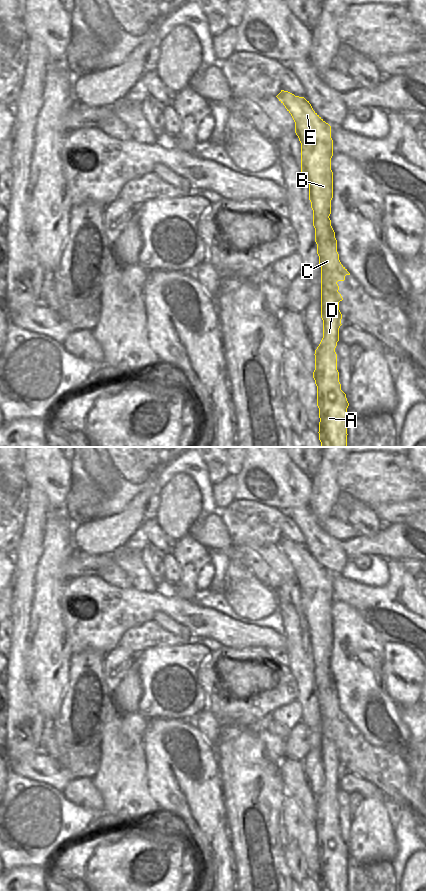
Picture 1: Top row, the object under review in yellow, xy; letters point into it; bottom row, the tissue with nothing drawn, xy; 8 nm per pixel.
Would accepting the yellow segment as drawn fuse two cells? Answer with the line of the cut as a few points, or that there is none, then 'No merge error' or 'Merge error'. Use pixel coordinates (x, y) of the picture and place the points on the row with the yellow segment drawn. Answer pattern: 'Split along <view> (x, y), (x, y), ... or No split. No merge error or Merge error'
No split. No merge error.

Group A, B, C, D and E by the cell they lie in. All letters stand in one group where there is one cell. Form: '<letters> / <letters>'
A B C D E

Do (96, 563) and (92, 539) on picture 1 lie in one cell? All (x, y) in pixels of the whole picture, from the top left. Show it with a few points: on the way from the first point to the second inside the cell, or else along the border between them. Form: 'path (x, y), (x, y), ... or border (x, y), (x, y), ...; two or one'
border (77, 548), (90, 554), (111, 554); two

